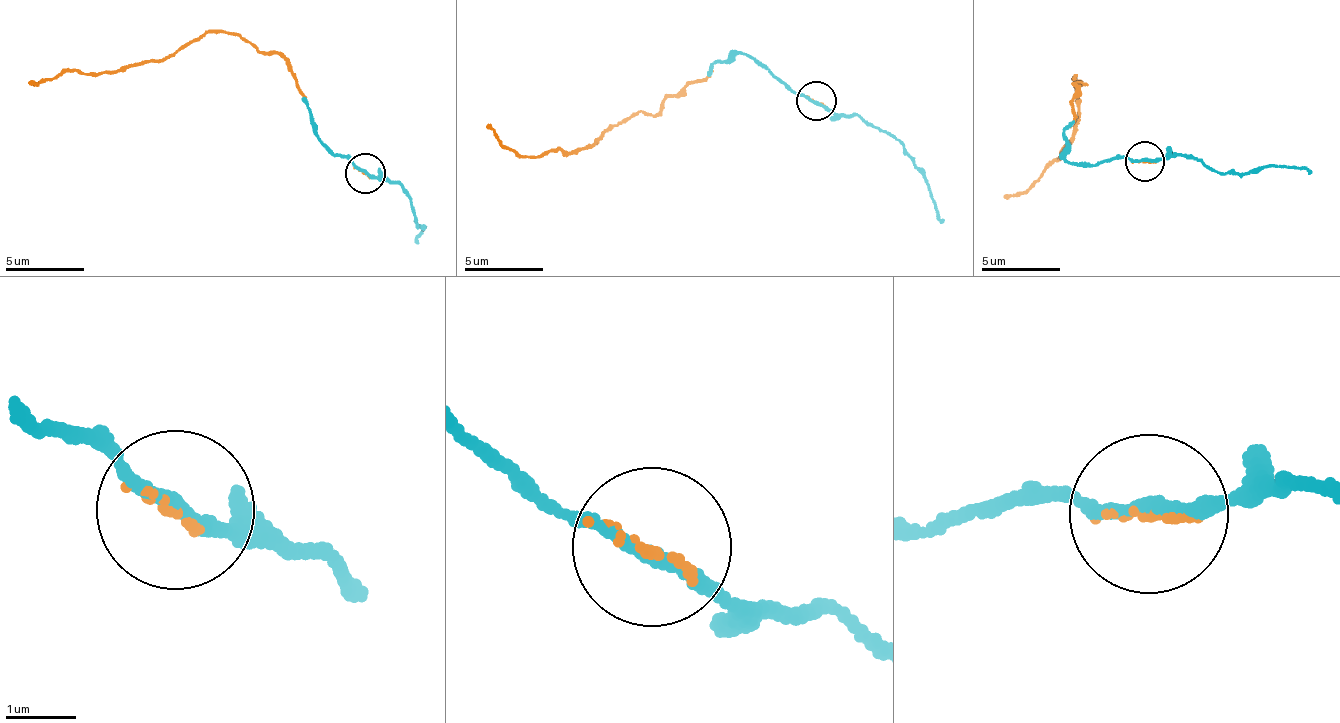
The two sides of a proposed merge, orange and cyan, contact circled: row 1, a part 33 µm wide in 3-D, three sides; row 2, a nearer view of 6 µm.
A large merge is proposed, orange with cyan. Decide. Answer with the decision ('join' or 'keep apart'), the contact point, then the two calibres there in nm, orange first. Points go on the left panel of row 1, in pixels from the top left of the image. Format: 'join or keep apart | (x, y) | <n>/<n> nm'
join | (365, 173) | 110/180 nm

